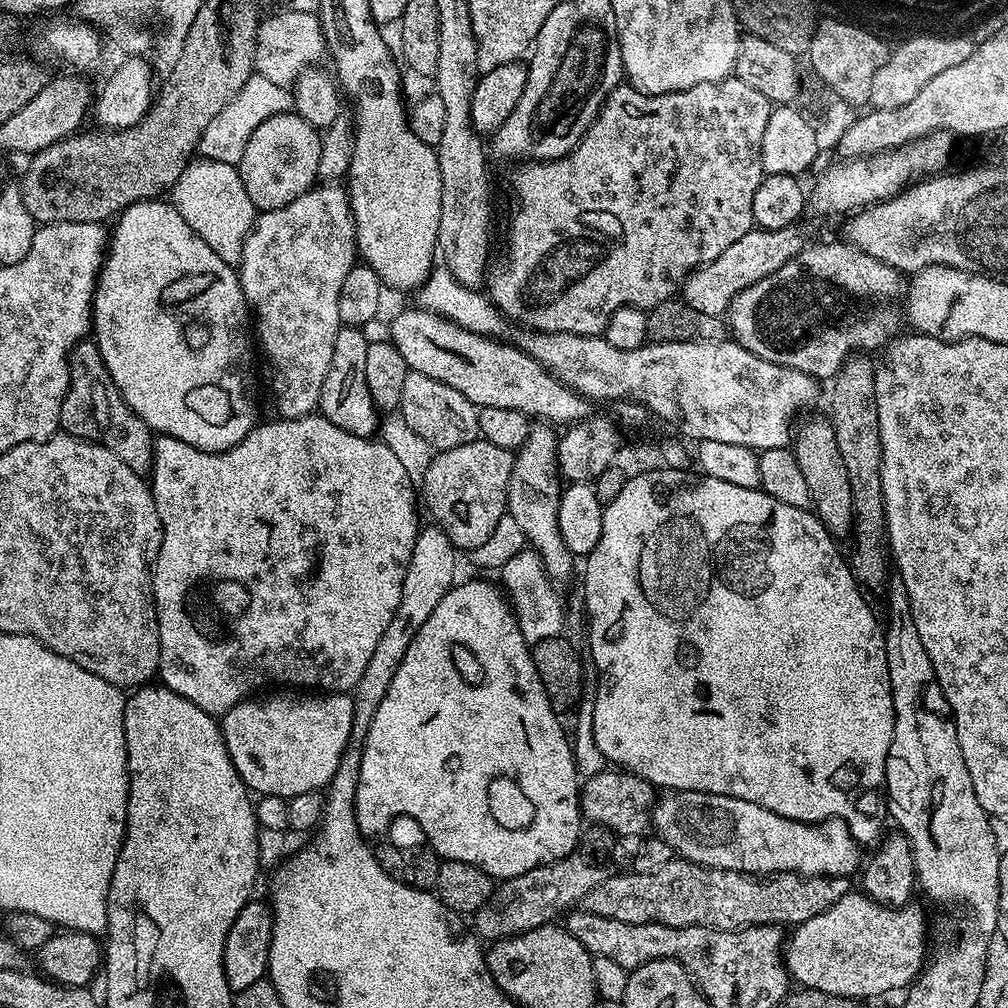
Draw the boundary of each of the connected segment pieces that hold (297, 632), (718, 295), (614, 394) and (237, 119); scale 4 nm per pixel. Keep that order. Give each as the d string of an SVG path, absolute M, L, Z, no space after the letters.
M319 414L311 416L299 416L293 420L283 418L272 418L269 424L257 423L255 428L234 446L225 452L203 452L178 438L157 435L152 446L152 471L150 473L150 487L152 497L158 510L158 518L162 526L162 546L156 556L156 562L152 566L152 597L156 603L156 617L158 618L158 638L160 639L160 670L158 673L159 683L164 687L174 690L176 694L182 694L194 706L206 710L212 716L223 717L232 707L241 700L247 700L253 695L255 688L268 684L273 680L276 684L297 684L300 690L323 690L324 692L346 692L351 693L356 684L362 678L366 665L369 664L374 654L378 641L382 638L390 618L394 618L394 610L398 610L398 598L402 598L402 578L406 578L406 566L410 562L410 554L414 554L414 542L422 527L421 521L416 521L416 504L418 508L418 492L412 489L412 476L408 473L406 465L400 461L400 456L388 444L383 444L377 438L350 434L342 430L342 426L334 426L326 417Z
M796 224L782 230L753 227L752 231L742 234L742 238L734 242L734 246L722 250L722 254L718 254L714 262L695 268L686 277L682 285L683 300L702 314L710 314L713 318L723 317L732 299L742 294L746 286L754 286L754 282L762 282L762 278L774 274L774 270L782 270L782 266L786 266L790 258L794 258L806 247L806 239L798 229Z
M520 330L517 333L517 336L514 337L516 347L521 348L523 352L534 357L547 372L557 376L567 388L574 389L579 396L586 396L592 402L596 402L596 400L616 400L615 402L635 402L642 404L653 417L661 416L666 423L673 424L682 435L689 436L692 442L702 440L709 440L710 442L734 442L734 446L746 446L747 448L757 450L787 448L793 439L794 423L792 424L792 419L795 418L796 412L810 407L816 400L818 381L815 376L806 374L802 370L794 370L786 366L778 366L774 362L766 362L766 358L758 358L758 354L746 350L731 338L725 338L725 340L709 338L706 340L695 340L694 342L662 342L661 344L646 342L638 350L618 350L615 346L610 346L610 342L606 342L603 335L579 336L578 334L570 334L569 332L533 332L531 330Z
M254 72L242 90L230 100L229 105L224 106L221 113L206 126L206 130L200 135L197 151L203 159L226 162L227 165L239 165L250 134L266 118L292 109L292 96L289 89L277 86L270 78L264 78L260 73Z

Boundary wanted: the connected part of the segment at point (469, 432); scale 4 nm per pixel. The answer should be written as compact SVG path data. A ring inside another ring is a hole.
M411 370L406 374L406 383L402 386L398 416L404 419L405 426L418 439L425 440L436 452L445 452L454 446L466 446L466 442L474 442L480 436L480 413L476 405L458 394L454 386L446 386L446 382L438 382L438 378L426 378L426 374Z

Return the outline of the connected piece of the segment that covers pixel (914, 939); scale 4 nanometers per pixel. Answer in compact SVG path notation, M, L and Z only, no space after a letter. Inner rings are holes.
M849 890L845 896L838 898L838 902L834 902L834 906L830 906L830 910L814 914L814 918L795 925L784 949L788 975L799 987L826 990L826 994L849 996L857 1002L863 1001L863 996L884 998L889 992L907 989L920 975L925 963L924 912L916 902L891 909L865 896L860 890Z

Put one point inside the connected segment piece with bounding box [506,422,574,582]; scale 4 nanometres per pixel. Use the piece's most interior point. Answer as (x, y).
(535, 485)

